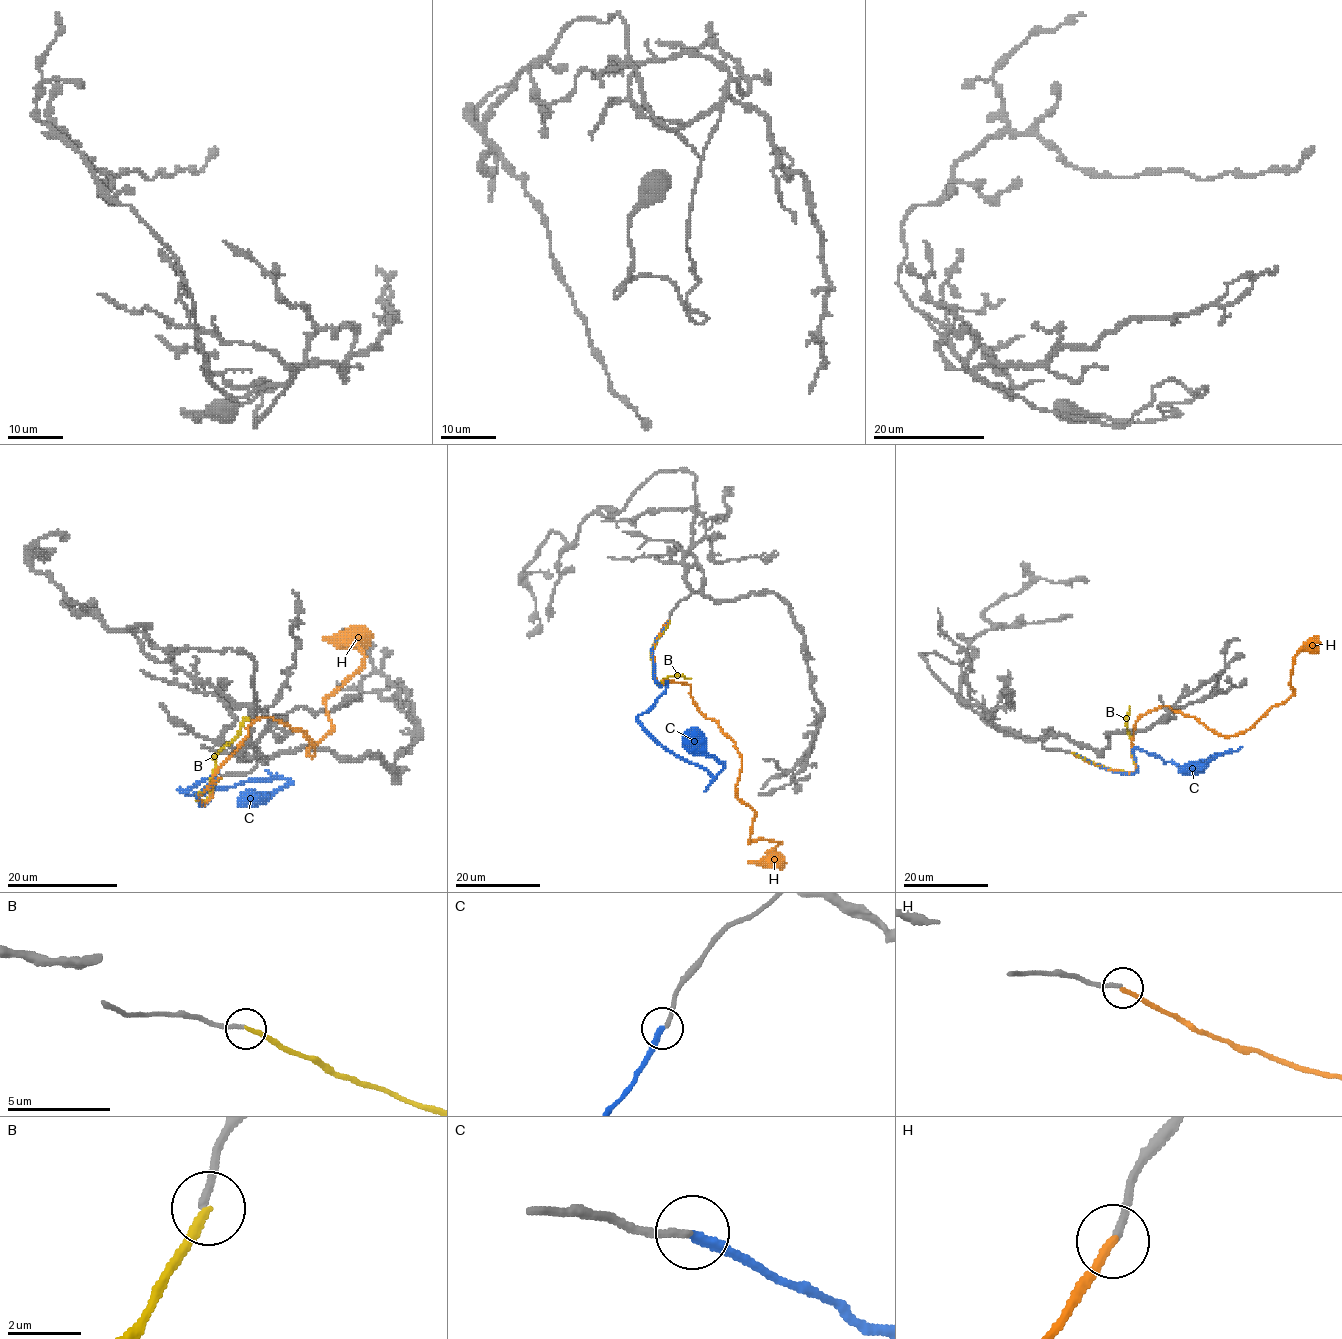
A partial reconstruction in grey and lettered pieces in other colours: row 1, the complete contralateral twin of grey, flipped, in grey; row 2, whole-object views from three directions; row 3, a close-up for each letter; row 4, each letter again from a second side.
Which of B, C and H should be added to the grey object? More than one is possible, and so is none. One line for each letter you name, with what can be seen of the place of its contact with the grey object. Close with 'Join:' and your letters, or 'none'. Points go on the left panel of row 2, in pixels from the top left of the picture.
H: Touches grey at (219, 778)
Join: H

